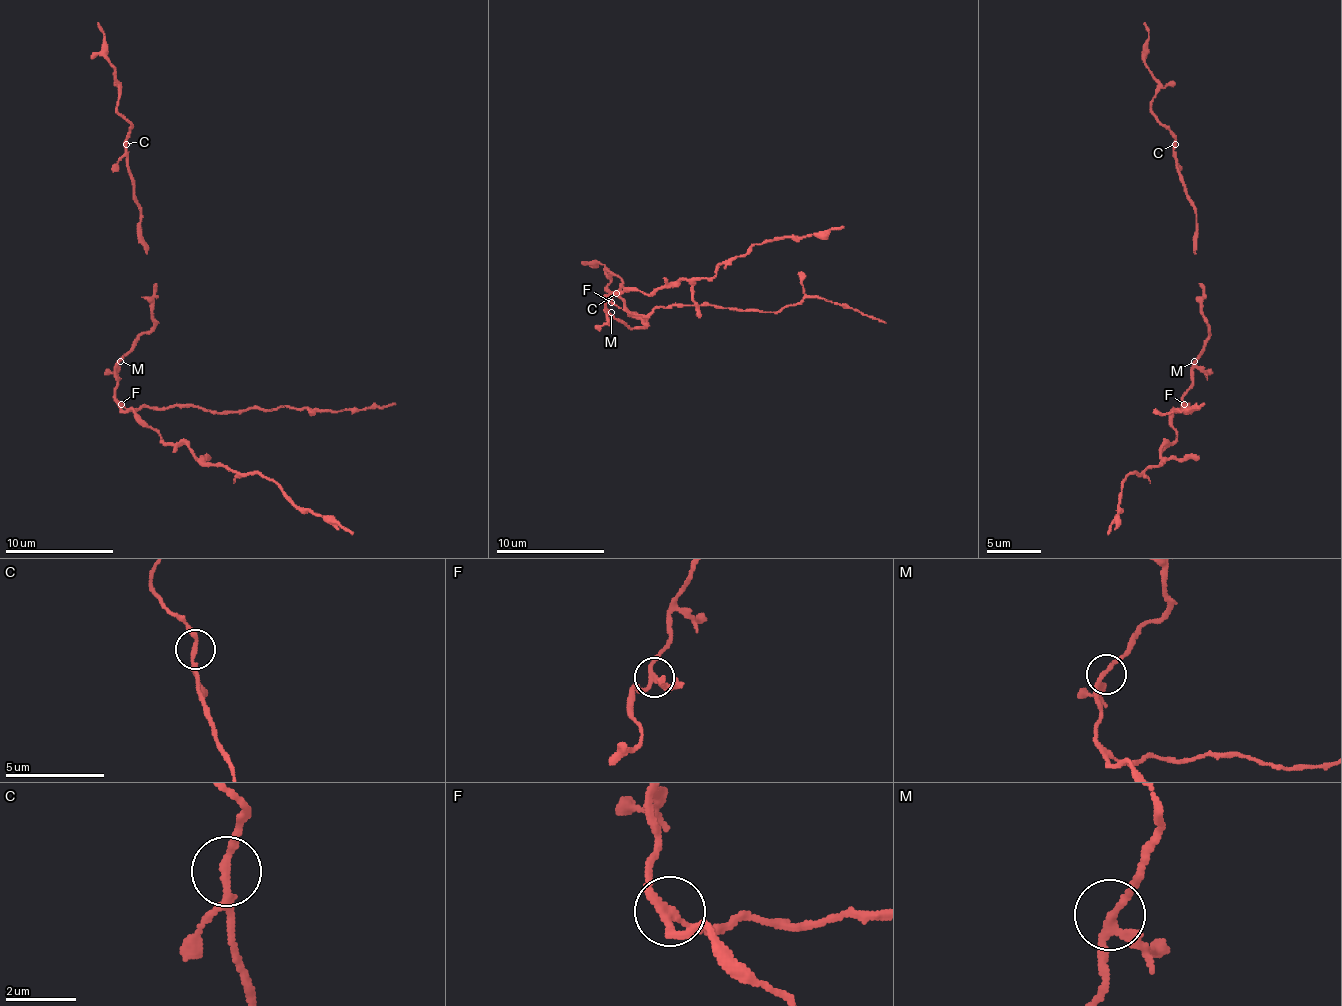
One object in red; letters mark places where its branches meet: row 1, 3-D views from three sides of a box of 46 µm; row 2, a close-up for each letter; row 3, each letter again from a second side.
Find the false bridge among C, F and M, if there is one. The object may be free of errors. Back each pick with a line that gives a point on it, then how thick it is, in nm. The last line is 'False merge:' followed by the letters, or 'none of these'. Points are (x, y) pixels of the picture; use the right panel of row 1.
F: (1184, 404) | 190 nm
False merge: F

